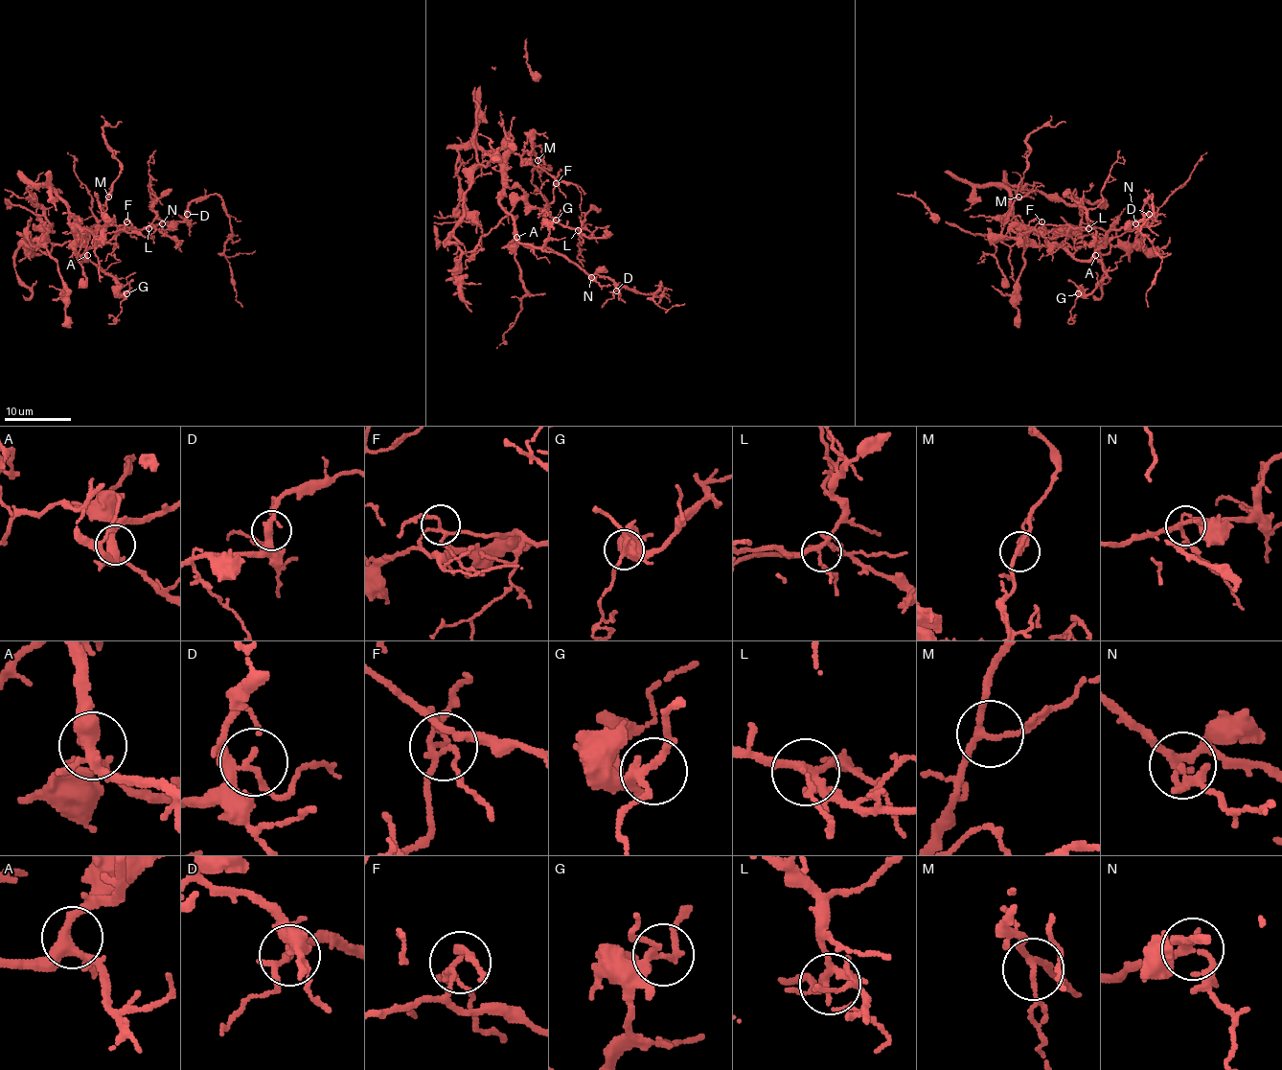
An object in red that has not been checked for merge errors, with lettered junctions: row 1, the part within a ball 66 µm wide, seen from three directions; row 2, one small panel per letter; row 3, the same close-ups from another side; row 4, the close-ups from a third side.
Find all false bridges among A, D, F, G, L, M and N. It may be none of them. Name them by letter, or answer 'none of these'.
none of these

